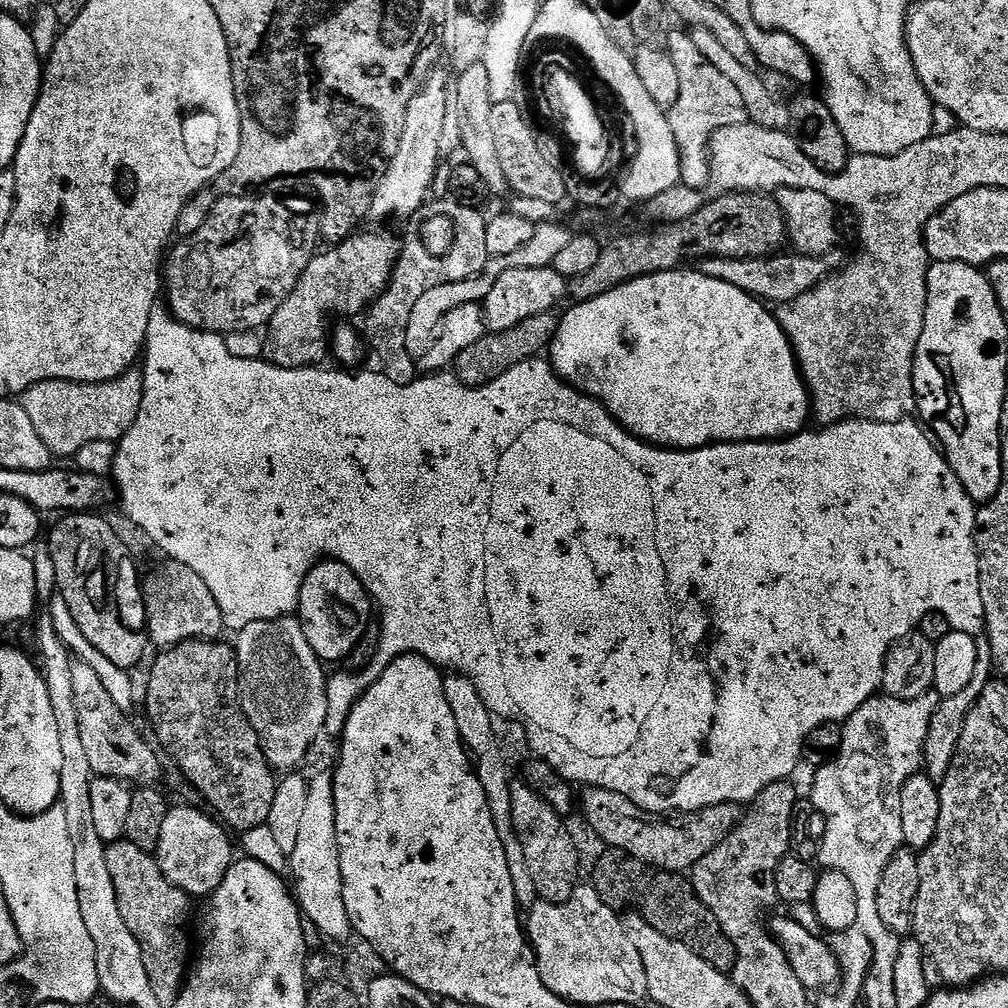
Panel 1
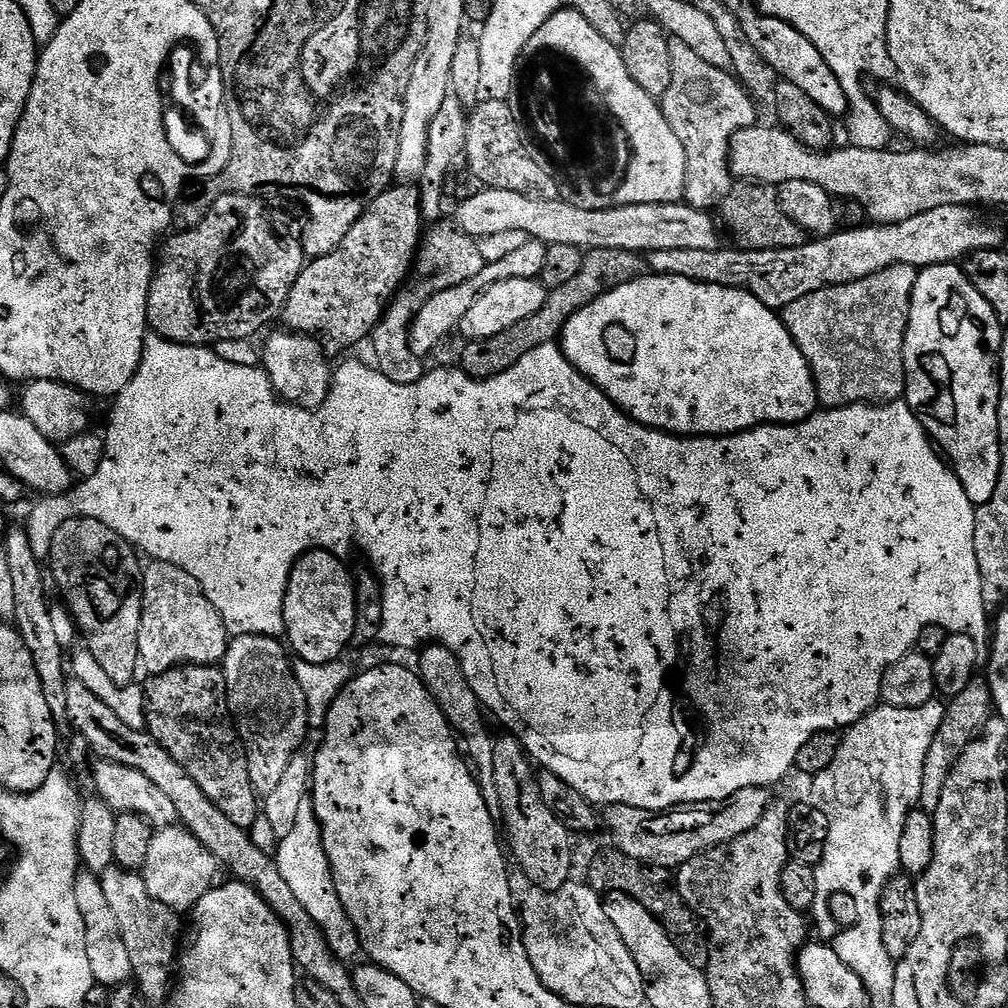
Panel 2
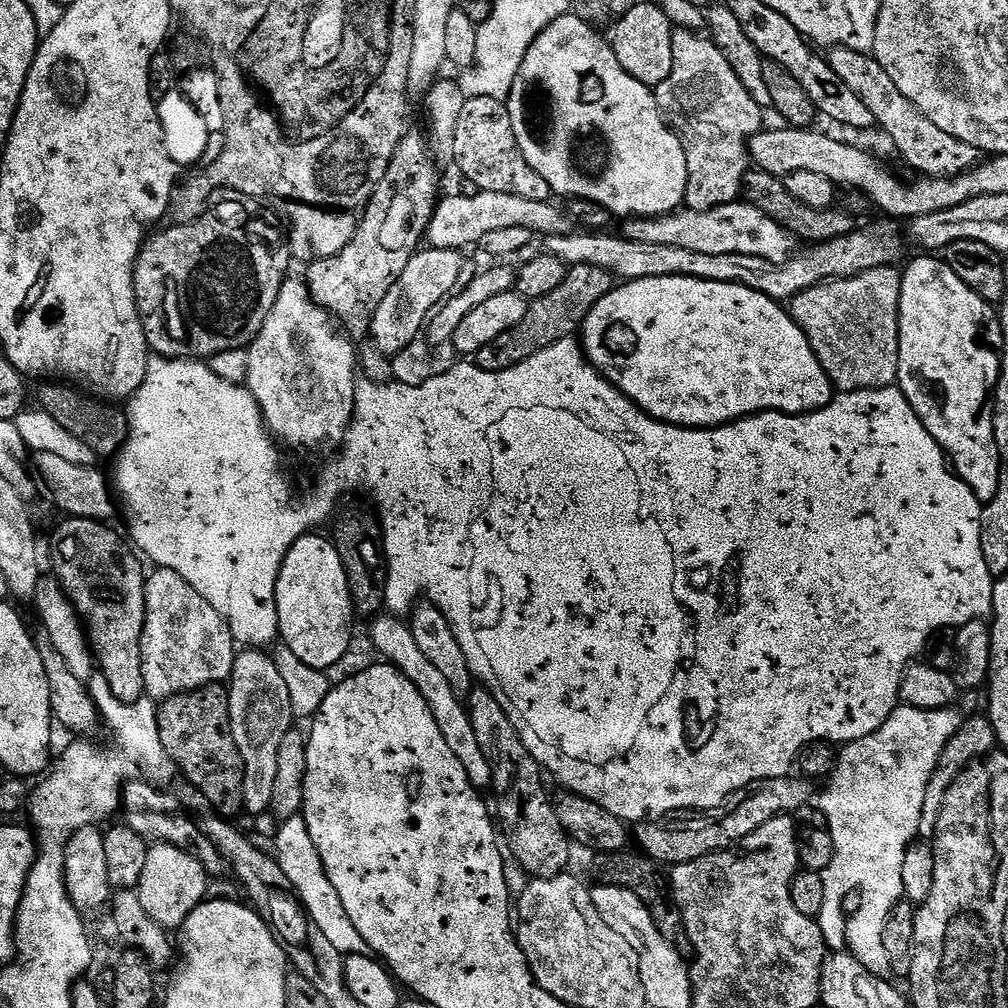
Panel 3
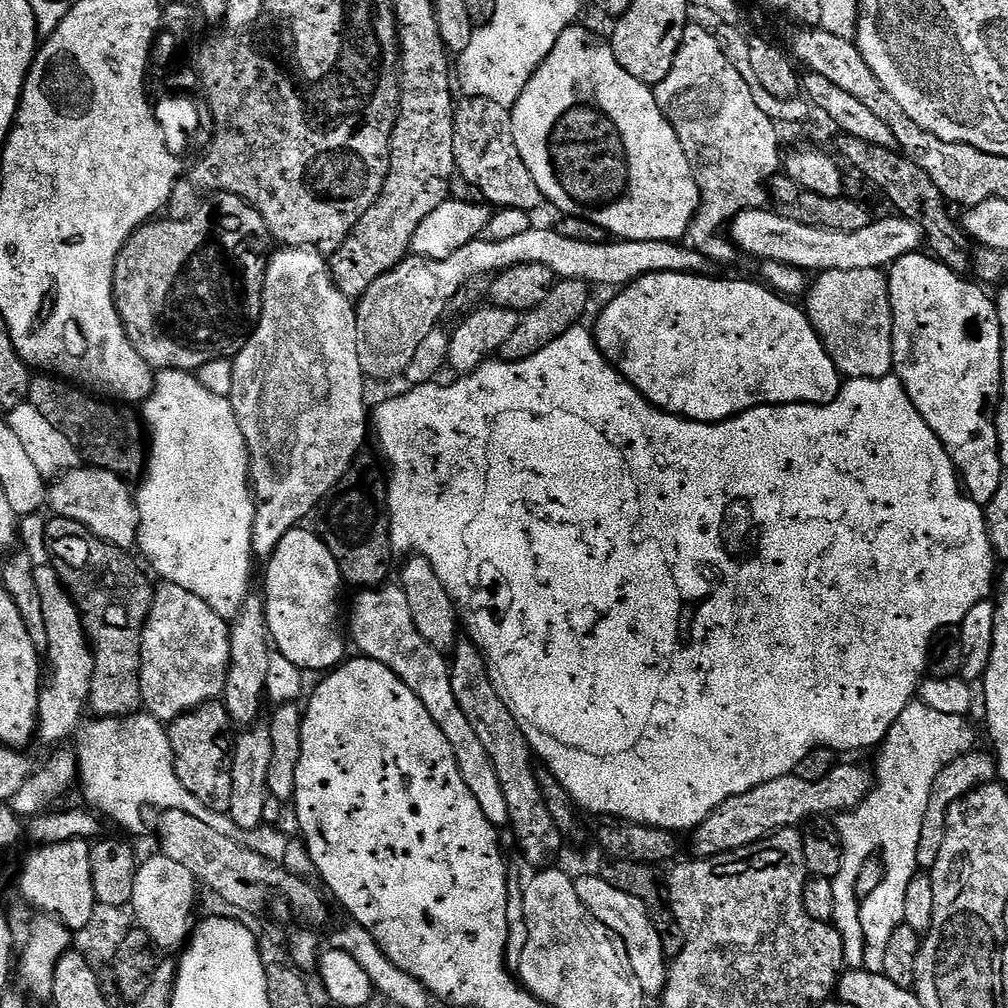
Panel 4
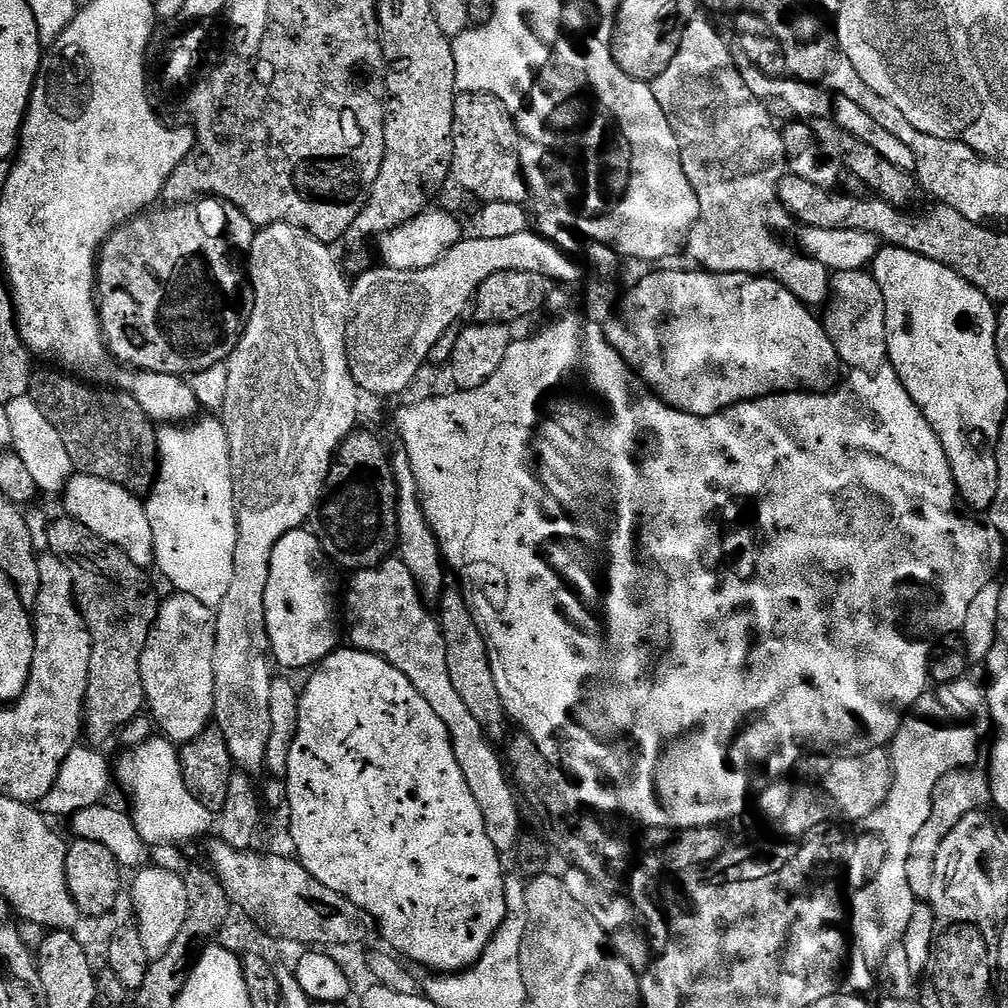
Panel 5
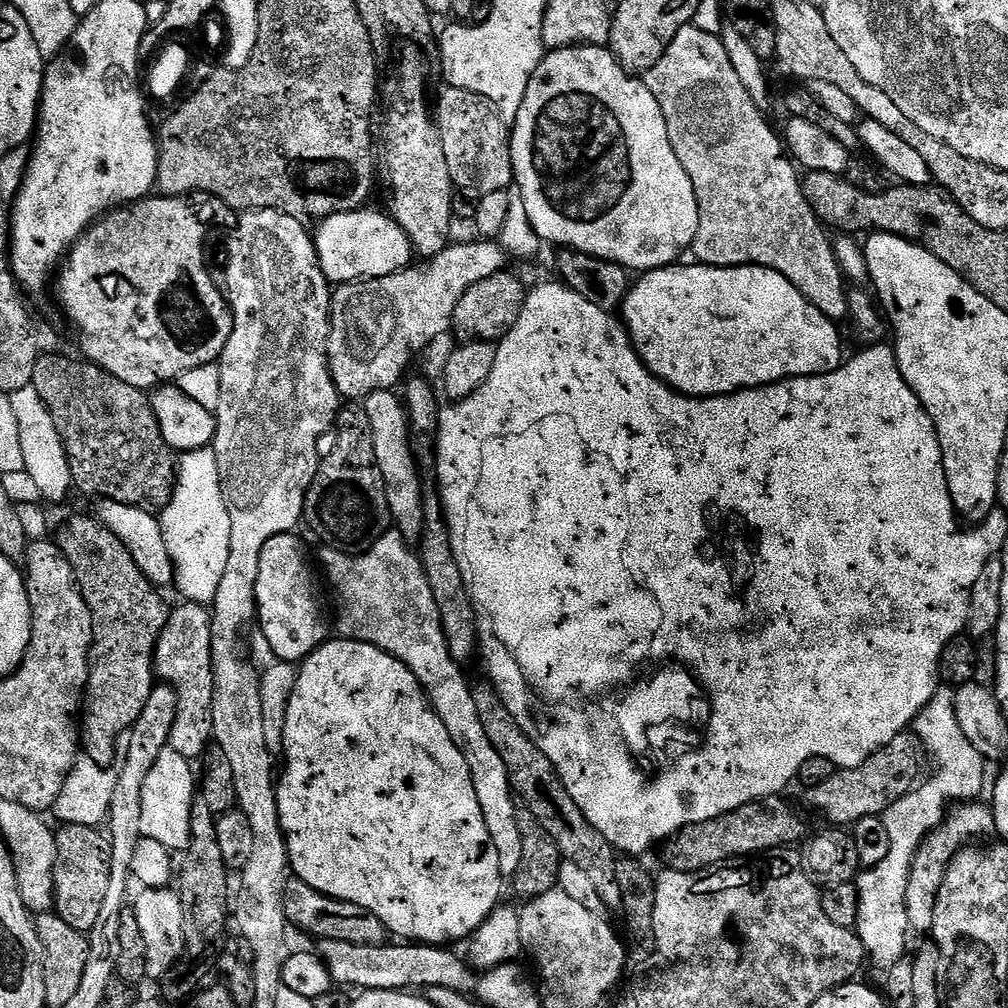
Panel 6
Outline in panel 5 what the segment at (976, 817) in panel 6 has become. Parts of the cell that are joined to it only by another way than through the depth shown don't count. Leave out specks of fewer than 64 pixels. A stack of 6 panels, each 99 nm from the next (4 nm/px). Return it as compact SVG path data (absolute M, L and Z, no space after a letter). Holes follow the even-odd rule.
M983 767L955 768L942 778L938 778L938 786L934 786L934 798L930 806L930 818L922 822L922 830L918 830L914 842L911 843L910 858L906 863L906 878L910 882L910 890L917 901L924 902L932 895L934 886L934 862L938 858L938 850L946 839L946 834L958 826L958 822L971 812L983 812L992 804L992 782Z

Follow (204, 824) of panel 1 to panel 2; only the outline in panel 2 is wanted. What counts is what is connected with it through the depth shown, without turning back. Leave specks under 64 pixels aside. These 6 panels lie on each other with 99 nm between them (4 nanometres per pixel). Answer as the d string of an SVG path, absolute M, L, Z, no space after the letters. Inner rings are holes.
M173 826L161 828L153 835L142 875L147 889L154 898L158 898L158 902L170 906L178 914L184 914L195 908L209 888L217 883L216 871L218 865L214 854L187 828Z

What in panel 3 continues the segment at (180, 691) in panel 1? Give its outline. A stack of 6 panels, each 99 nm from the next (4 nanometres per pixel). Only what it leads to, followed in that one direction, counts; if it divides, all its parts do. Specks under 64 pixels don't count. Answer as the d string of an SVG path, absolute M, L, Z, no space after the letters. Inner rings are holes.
M207 684L193 692L183 692L172 696L159 705L158 734L162 738L162 746L168 751L168 759L177 769L184 771L183 779L192 784L212 803L213 809L225 818L236 818L244 807L244 763L242 754L234 742L234 734L230 726L230 706L228 690L224 684Z

